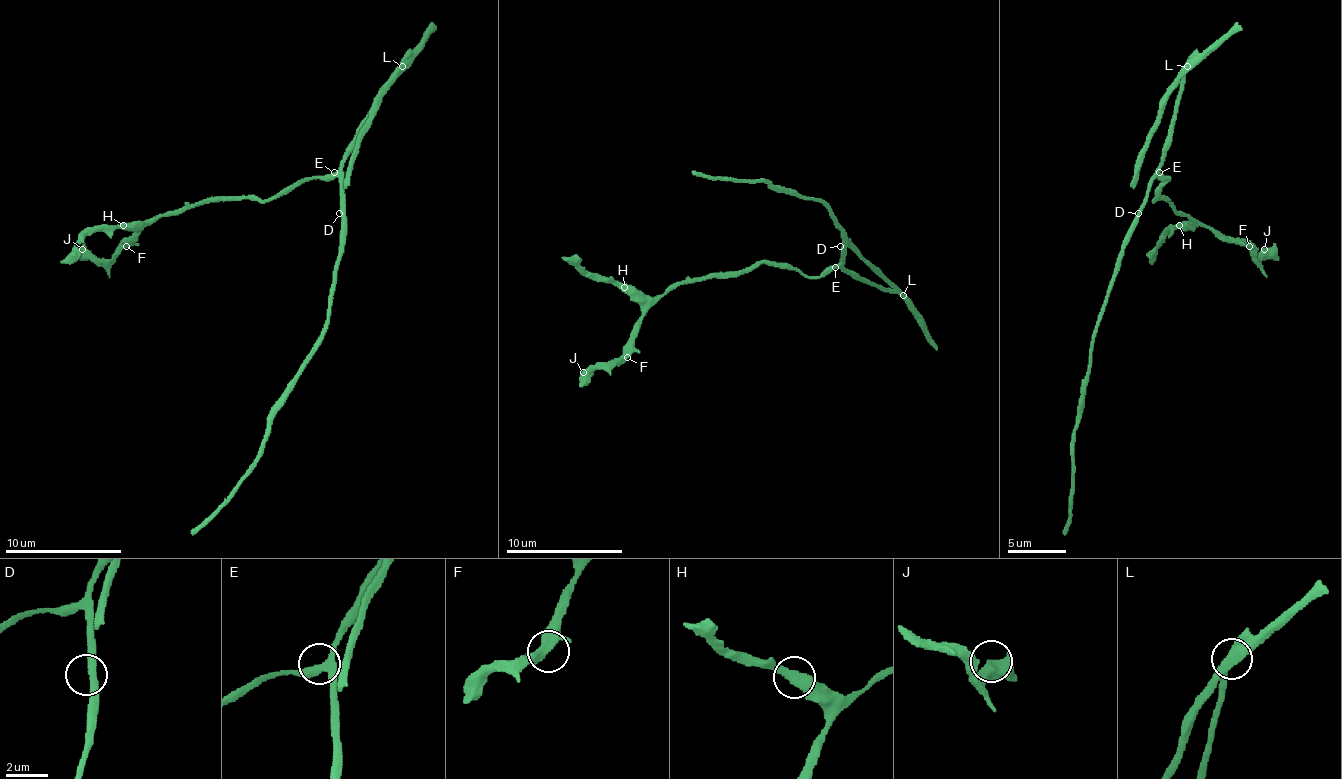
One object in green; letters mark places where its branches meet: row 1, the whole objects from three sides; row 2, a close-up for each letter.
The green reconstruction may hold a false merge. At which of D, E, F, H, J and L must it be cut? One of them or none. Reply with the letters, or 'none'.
L

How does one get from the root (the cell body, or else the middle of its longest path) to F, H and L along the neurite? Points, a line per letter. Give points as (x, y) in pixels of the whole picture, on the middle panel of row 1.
F: (843, 246), (843, 258), (817, 276), (756, 261), (747, 270), (709, 273), (674, 284), (644, 314), (627, 357)
H: (843, 246), (843, 258), (817, 276), (756, 261), (747, 270), (685, 279), (659, 296), (636, 296), (624, 287)
L: (843, 246), (843, 267), (849, 273), (878, 287), (893, 287), (902, 296)

